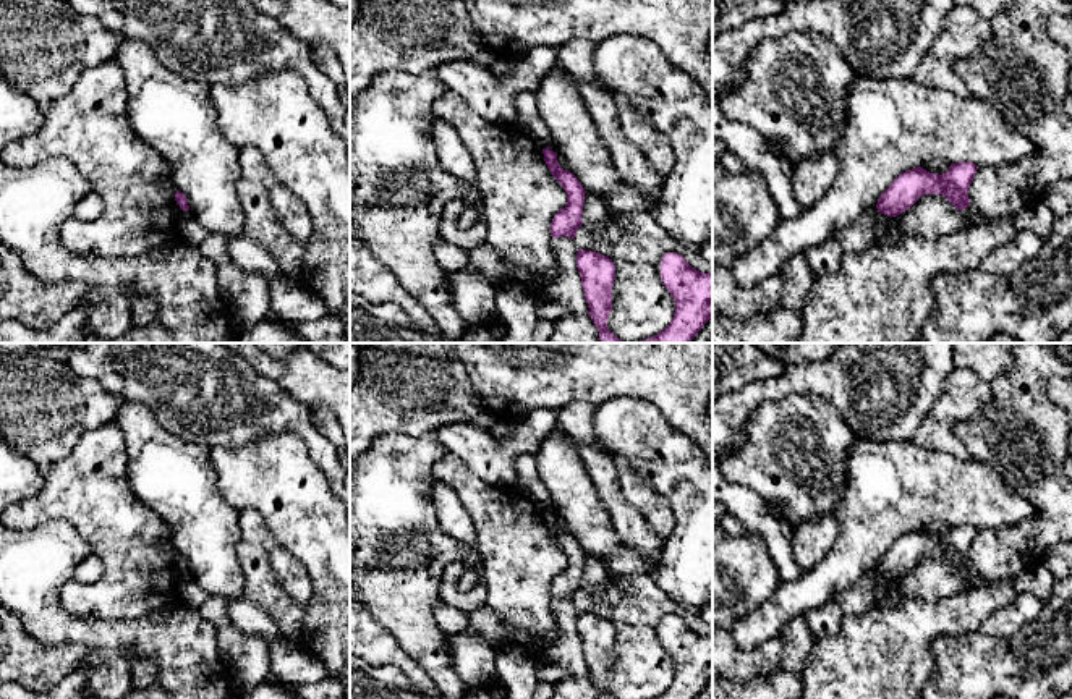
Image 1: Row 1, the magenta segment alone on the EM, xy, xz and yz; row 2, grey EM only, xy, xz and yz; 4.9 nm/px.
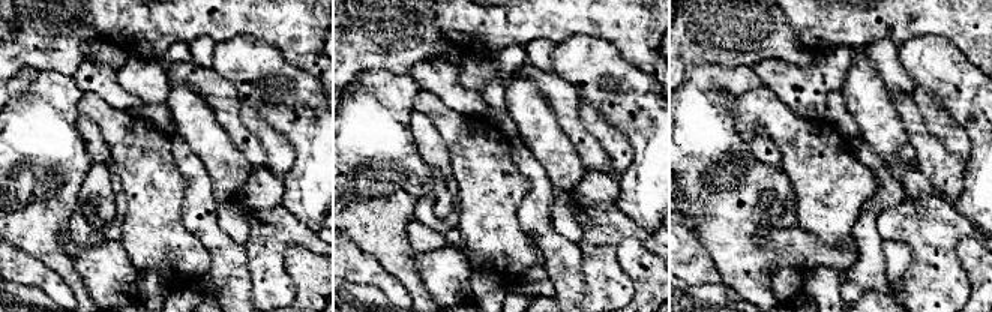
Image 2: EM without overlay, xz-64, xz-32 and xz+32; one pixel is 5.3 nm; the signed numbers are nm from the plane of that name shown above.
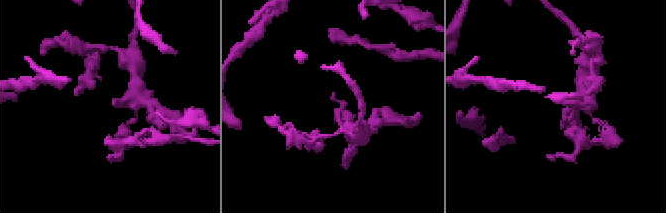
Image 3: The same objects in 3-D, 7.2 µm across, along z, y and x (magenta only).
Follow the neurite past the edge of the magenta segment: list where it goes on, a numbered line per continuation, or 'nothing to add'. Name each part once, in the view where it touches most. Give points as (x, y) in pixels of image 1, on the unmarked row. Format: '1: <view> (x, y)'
nothing to add

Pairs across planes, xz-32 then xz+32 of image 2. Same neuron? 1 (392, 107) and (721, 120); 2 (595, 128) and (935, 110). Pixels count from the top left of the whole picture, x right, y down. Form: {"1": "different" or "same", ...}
{"1": "same", "2": "same"}

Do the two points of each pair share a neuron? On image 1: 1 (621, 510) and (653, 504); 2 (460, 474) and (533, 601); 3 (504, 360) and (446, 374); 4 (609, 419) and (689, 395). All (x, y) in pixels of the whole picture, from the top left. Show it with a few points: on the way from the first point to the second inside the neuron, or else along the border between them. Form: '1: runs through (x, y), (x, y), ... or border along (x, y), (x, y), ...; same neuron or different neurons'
1: border along (617, 473), (622, 495), (659, 536); different neurons
2: runs through (486, 505), (510, 529), (515, 546), (515, 570); same neuron
3: border along (459, 360), (470, 385), (483, 403); different neurons
4: border along (617, 397), (637, 397), (650, 402), (680, 432); different neurons

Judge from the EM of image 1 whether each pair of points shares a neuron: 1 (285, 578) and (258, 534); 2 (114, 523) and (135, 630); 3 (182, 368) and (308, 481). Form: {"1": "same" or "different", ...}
{"1": "same", "2": "different", "3": "different"}

